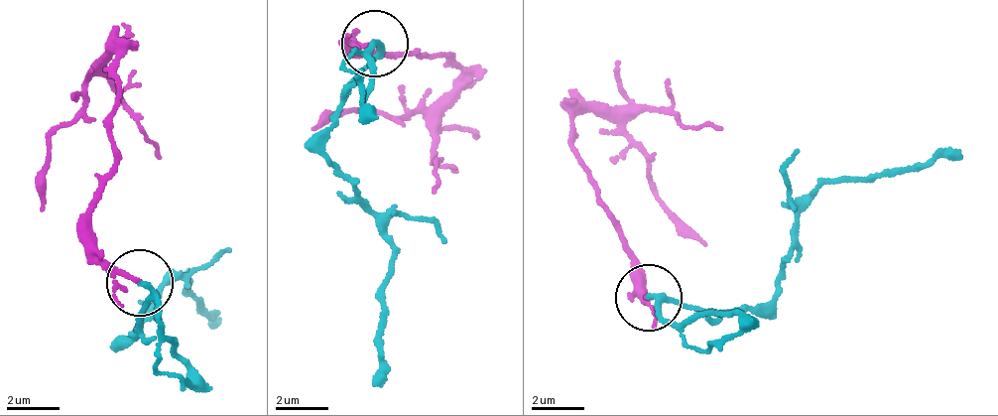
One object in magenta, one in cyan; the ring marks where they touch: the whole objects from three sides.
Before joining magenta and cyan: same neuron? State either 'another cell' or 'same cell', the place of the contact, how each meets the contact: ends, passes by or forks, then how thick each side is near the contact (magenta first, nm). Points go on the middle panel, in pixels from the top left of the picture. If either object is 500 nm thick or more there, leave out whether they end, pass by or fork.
same cell; place (374, 44); magenta passes by; cyan passes by; calibres 130 and 170 nm

